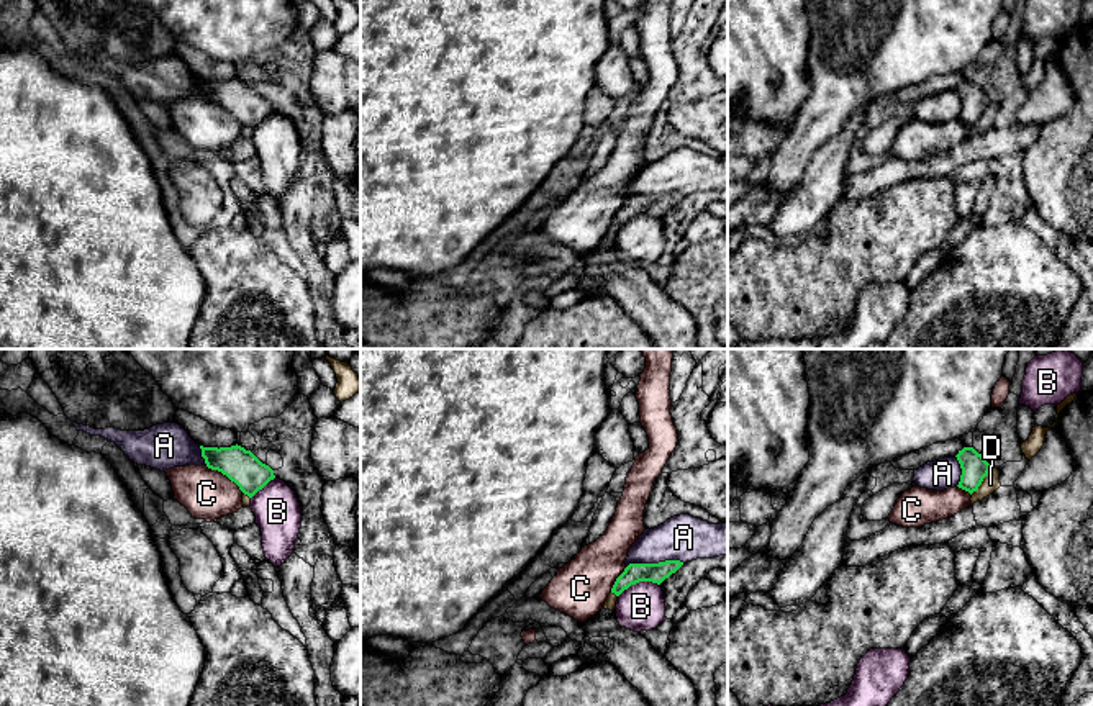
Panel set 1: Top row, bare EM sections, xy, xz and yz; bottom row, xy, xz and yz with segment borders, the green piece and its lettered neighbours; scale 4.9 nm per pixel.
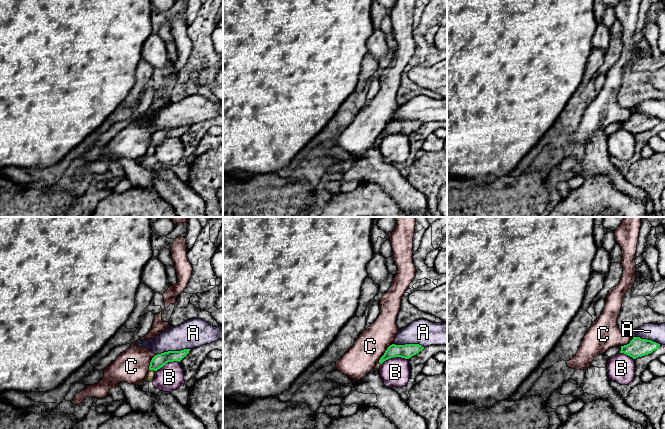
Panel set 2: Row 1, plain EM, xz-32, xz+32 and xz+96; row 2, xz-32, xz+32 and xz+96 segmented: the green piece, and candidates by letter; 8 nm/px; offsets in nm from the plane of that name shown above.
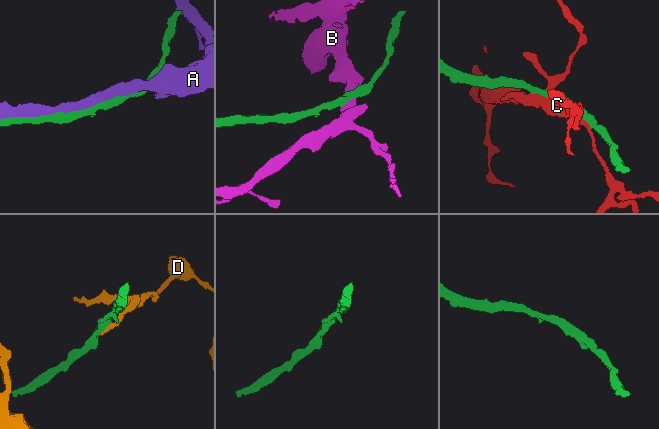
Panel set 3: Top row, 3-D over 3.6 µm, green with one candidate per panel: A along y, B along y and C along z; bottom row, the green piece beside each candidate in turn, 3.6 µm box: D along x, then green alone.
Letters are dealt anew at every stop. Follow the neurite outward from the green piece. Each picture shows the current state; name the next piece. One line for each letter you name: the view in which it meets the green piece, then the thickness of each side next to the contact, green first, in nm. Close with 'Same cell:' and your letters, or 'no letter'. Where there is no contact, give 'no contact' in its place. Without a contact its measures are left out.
Same cell: no letter

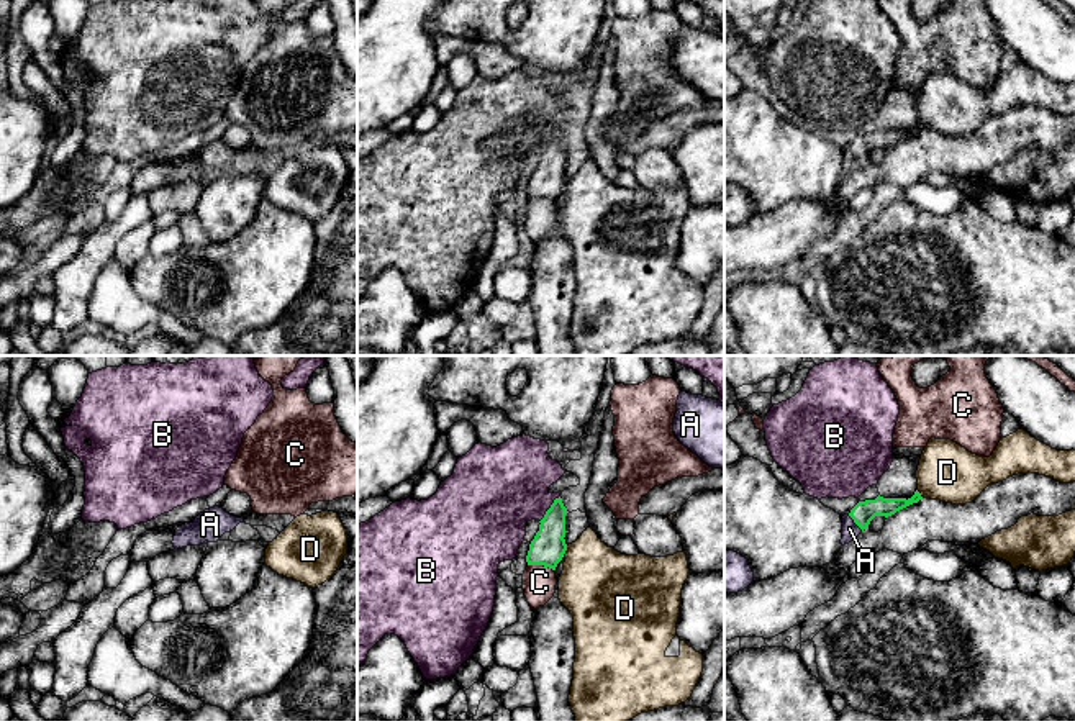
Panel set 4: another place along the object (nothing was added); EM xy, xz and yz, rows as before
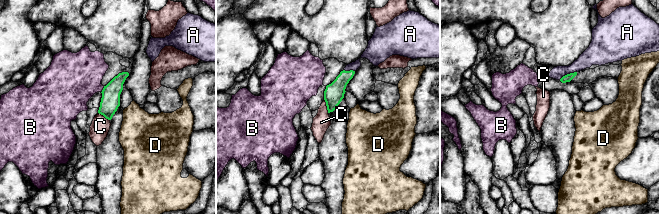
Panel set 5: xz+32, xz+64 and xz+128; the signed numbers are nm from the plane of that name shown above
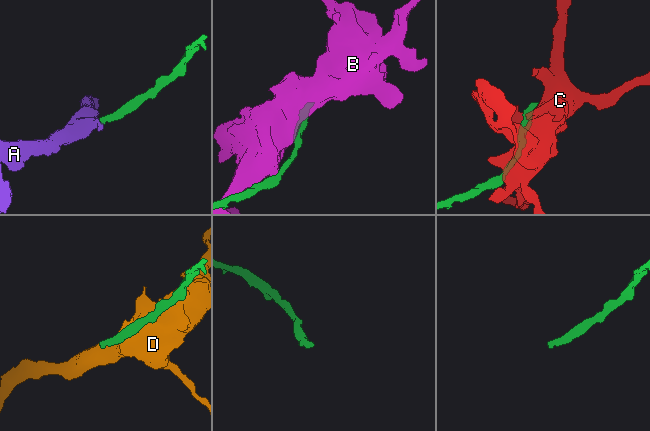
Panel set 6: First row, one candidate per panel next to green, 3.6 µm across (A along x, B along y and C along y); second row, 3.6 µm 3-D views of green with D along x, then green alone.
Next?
A: contact in yz; calibres 110 and 80 nm
Same cell: A

